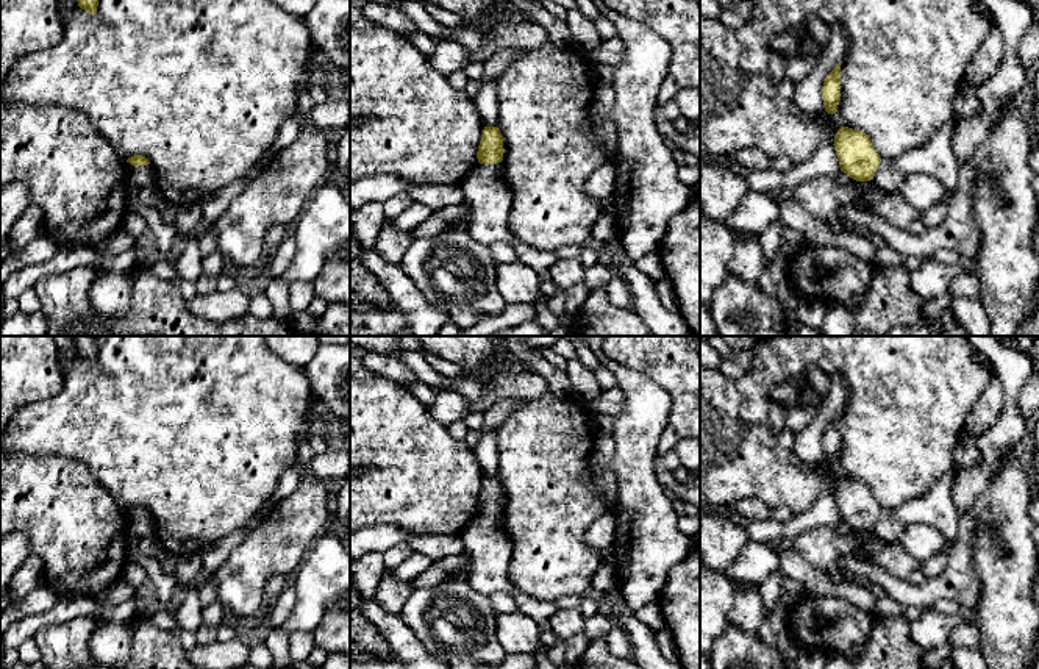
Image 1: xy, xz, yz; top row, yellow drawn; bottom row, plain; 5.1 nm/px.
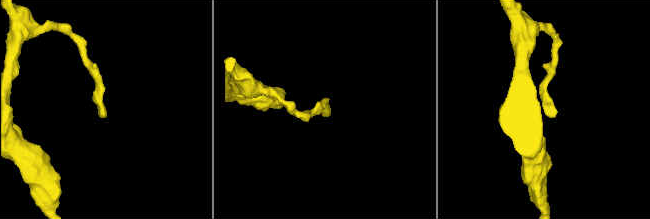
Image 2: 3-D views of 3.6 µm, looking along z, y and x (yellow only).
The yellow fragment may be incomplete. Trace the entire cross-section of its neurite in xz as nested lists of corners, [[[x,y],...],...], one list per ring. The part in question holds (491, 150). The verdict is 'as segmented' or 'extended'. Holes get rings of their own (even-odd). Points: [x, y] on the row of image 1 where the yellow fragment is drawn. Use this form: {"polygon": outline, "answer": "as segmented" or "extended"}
{"polygon": [[[484,127],[478,145],[478,163],[459,184],[464,200],[473,208],[467,231],[484,244],[509,244],[519,261],[536,272],[548,270],[559,256],[556,252],[537,250],[516,238],[508,225],[512,192],[503,177],[503,136],[497,127]]], "answer": "extended"}

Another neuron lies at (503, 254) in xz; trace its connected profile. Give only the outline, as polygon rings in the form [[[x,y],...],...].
[[[494,242],[489,245],[489,250],[497,264],[511,264],[519,261],[516,250],[506,242]]]

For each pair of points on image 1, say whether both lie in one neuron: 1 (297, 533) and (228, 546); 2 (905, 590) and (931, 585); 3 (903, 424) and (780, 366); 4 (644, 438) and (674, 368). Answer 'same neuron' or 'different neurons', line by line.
1: different neurons
2: same neuron
3: same neuron
4: different neurons

